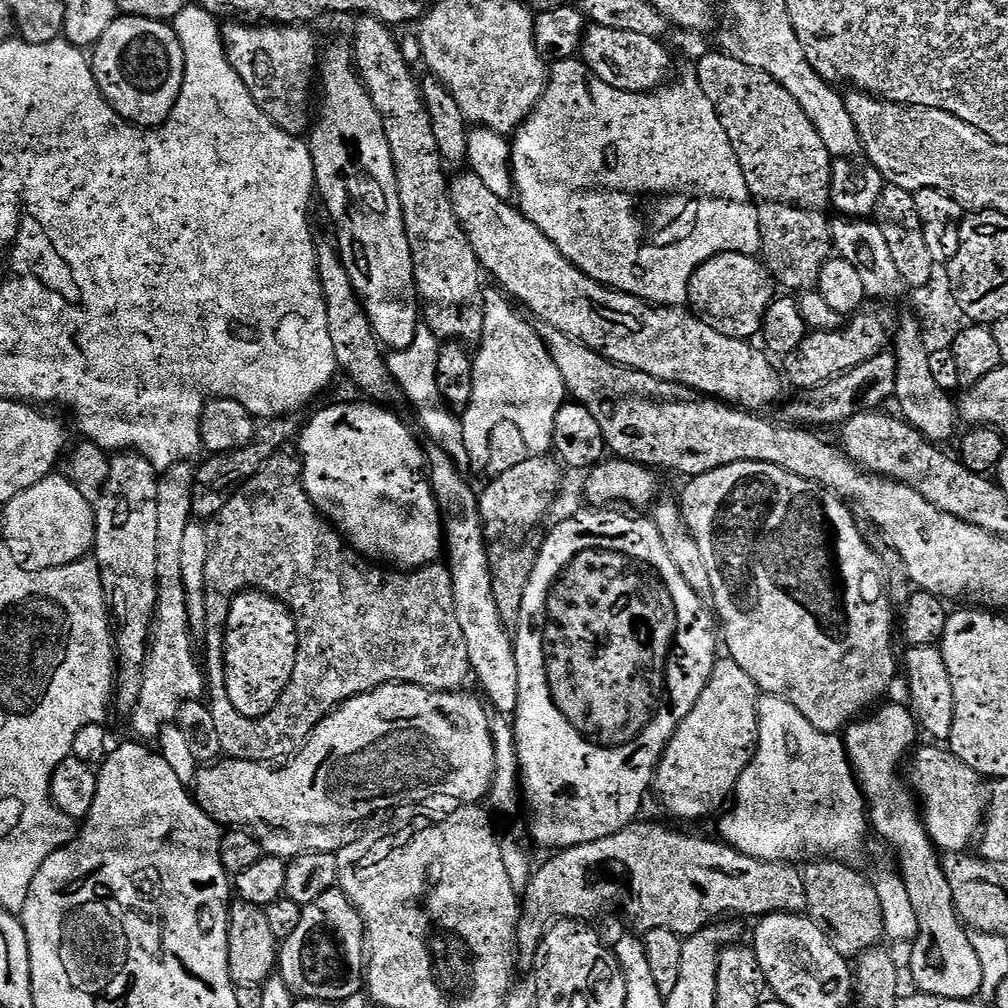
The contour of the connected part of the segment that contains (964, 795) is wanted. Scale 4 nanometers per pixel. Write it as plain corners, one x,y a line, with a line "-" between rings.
932,746
936,748
915,749
912,760
912,780
910,787
918,797
919,807
922,809
924,825
928,831
928,837
936,845
941,853
968,852
977,843
982,829
986,823
986,788
983,788
982,778
966,762
962,762
957,756
944,746

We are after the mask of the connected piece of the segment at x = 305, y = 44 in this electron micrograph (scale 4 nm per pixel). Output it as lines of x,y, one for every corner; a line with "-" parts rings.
228,22
228,23
225,23
222,28
222,35
224,37
224,49
226,50
226,54
228,55
228,60
234,66
234,70
238,70
238,78
242,78
242,82
250,90
250,94
254,98
254,102
258,102
258,106
263,110
263,112
266,113
267,116
270,117
270,119
276,123
277,129
279,129
281,133
289,132
289,134
292,136
300,136
303,134
303,132
305,135
305,133
307,133
310,128
310,119
308,120
308,107
310,107
312,104
312,84
314,88
314,81
317,79
317,76
318,76
318,48
316,52
316,36
314,33
311,32
310,29
311,27
308,27
308,26
293,26
291,24
265,23
263,26
257,26
255,23
252,23
252,22

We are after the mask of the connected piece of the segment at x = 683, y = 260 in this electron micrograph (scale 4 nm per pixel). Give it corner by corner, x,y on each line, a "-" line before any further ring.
579,59
557,60
551,65
548,82
544,86
544,93
541,94
539,102
528,113
528,117
516,129
510,140
512,183
518,200
520,196
518,207
522,215
532,222
572,265
590,278
594,278
594,282
605,284
607,288
619,292
634,294
647,304
661,306
687,305
691,276
712,256
723,252
756,256
760,251
760,223
756,213
756,203
746,186
742,166
738,166
734,146
726,130
722,130
722,122
718,118
714,102
706,98
695,75
688,74
681,80
674,80
657,88
655,92
623,92
614,90
614,86
606,86
606,82
593,76

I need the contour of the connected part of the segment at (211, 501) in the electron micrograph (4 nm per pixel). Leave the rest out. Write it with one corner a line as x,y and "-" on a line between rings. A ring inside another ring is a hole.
289,414
279,418
269,419
267,422
261,423
256,430
256,438
248,443
244,448
239,448
233,452
217,452
207,457
201,468
195,469
196,481
192,487
192,514
196,518
215,518
222,510
222,506
226,506
226,502
230,502
230,498
234,498
234,494
242,485
247,482
250,477
262,465
285,447
287,440
295,441
298,433
301,431
301,421
296,421
295,415

